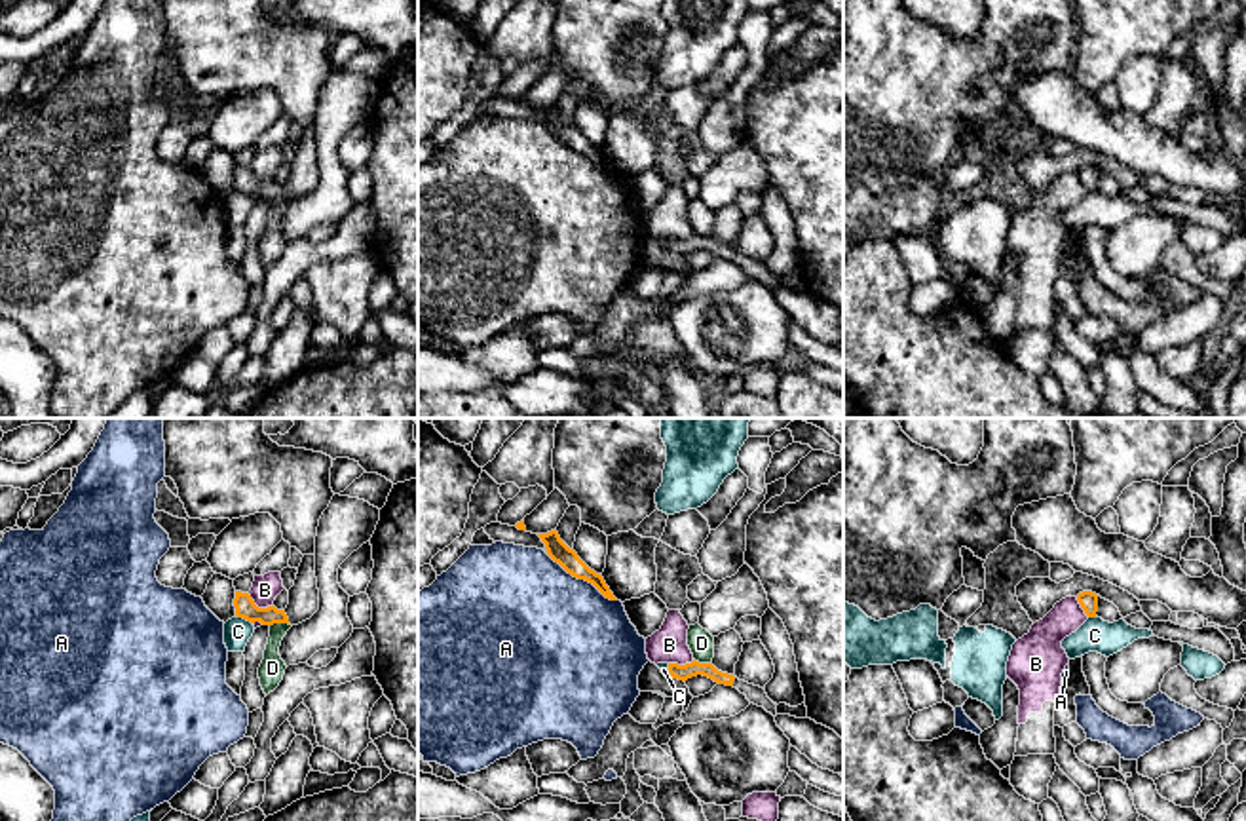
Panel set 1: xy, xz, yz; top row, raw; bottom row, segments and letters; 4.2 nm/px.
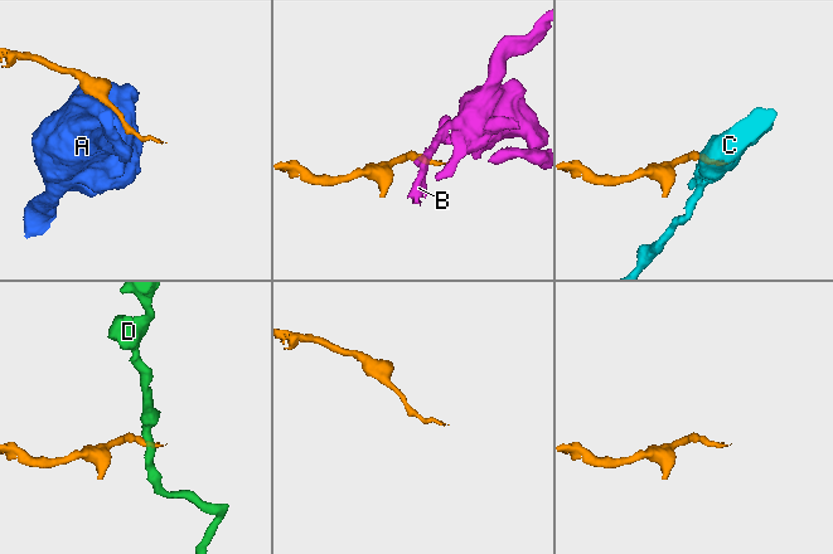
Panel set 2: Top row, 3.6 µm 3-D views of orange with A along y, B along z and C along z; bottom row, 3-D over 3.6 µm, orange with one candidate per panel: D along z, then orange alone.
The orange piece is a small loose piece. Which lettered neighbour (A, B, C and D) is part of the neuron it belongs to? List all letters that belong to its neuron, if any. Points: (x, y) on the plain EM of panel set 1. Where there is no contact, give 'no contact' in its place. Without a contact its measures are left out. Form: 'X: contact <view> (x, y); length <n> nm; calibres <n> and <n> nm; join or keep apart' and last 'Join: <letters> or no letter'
A: contact xz (582, 152); length 360 nm; calibres 90 and 480 nm; keep apart
B: contact xy (257, 181); length 130 nm; calibres 90 and 120 nm; keep apart
C: contact xy (244, 192); length 80 nm; calibres 90 and 120 nm; keep apart
D: contact xy (280, 196); length 90 nm; calibres 90 and 110 nm; keep apart
Join: no letter

